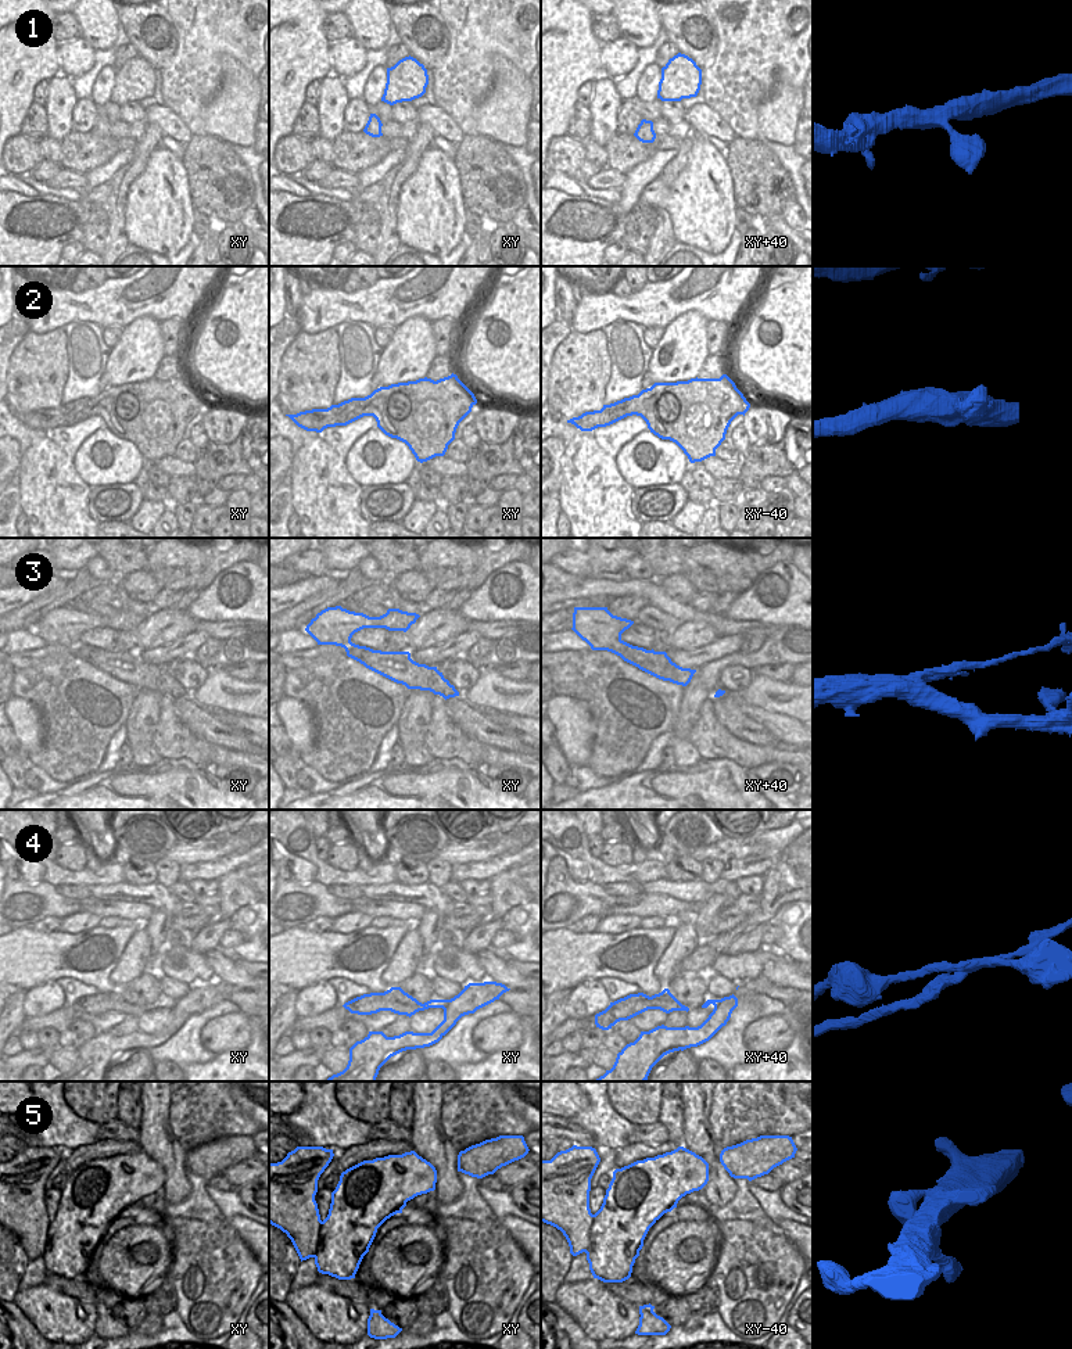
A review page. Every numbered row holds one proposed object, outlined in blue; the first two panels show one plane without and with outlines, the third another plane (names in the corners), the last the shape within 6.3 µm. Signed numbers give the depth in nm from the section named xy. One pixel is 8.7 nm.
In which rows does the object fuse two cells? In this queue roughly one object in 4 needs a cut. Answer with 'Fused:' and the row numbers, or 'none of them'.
Fused: 3, 4

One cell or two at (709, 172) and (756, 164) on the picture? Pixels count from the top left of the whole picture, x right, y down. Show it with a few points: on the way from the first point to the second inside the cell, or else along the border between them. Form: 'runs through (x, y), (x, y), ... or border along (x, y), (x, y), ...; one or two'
border along (724, 154), (735, 200); two

